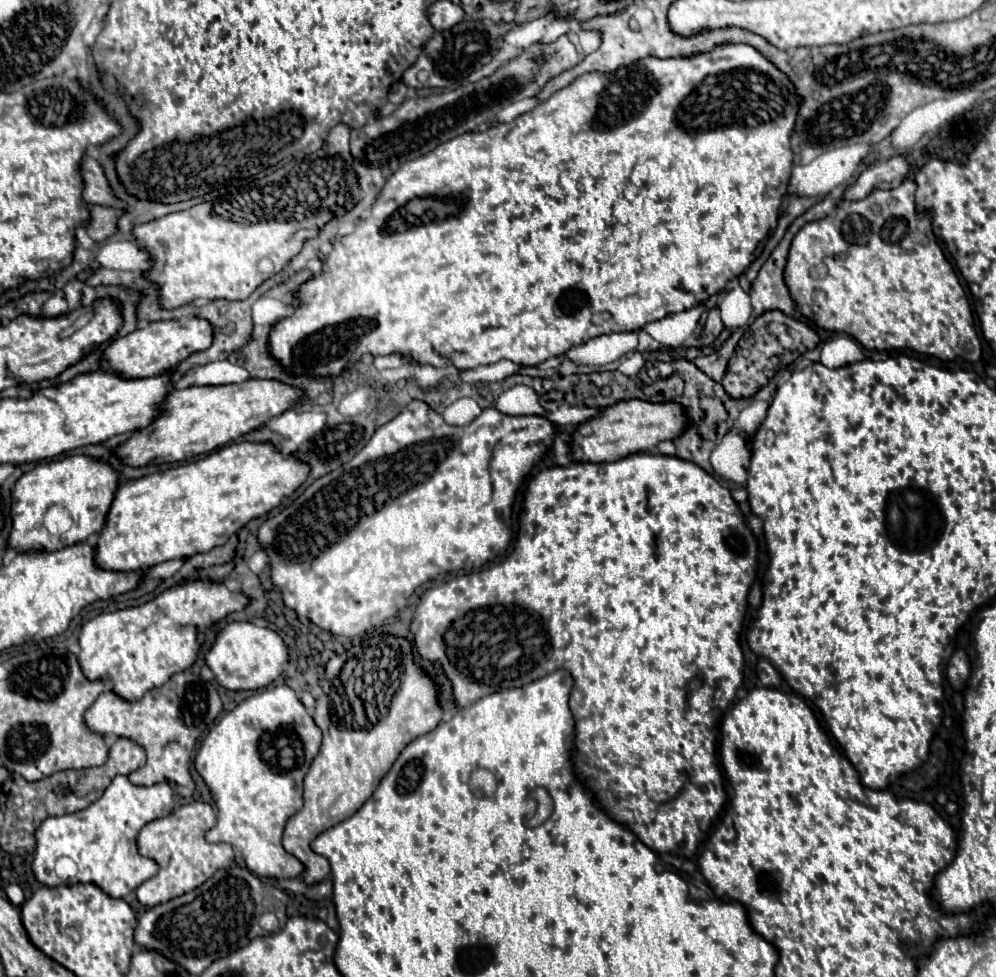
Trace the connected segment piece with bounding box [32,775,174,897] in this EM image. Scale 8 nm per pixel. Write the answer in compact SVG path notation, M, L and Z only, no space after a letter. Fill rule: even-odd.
M116 775L106 787L104 795L90 807L78 813L48 817L36 831L36 853L32 871L42 885L56 887L62 879L54 873L58 857L66 855L78 865L76 883L96 883L110 897L126 897L140 883L158 873L156 861L138 853L136 837L140 829L160 817L172 813L174 791L168 783L156 783L150 787L138 787L128 781L126 775Z

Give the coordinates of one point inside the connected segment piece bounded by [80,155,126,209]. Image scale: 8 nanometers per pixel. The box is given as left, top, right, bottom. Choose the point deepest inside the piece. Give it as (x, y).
(96, 190)

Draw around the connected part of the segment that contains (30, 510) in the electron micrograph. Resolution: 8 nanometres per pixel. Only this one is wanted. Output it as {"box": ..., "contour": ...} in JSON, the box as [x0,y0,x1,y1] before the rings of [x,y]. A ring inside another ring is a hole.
{"box":[8,455,118,553],"contour":[[[74,455],[62,461],[36,465],[32,471],[24,473],[10,491],[12,529],[8,535],[8,549],[16,549],[22,553],[58,551],[62,547],[82,543],[90,535],[100,533],[110,503],[114,499],[116,487],[118,487],[118,473],[110,465],[90,459],[86,455]],[[54,505],[64,507],[74,519],[74,525],[62,535],[52,535],[46,527],[42,527],[44,513]]]}

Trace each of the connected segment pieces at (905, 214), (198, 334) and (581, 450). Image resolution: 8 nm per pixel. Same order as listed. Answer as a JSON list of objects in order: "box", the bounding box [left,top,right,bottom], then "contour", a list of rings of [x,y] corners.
[{"box":[784,181,980,361],"contour":[[[904,181],[900,187],[890,189],[890,191],[872,191],[866,199],[862,201],[844,201],[840,203],[836,209],[832,209],[832,213],[820,221],[812,221],[808,225],[804,225],[792,239],[790,243],[790,251],[788,251],[788,263],[784,267],[784,283],[788,285],[790,297],[794,301],[794,305],[800,309],[800,313],[806,319],[812,319],[818,327],[828,329],[828,331],[840,331],[846,335],[852,335],[864,349],[912,349],[918,353],[926,353],[938,359],[956,359],[962,357],[966,361],[978,361],[980,359],[980,339],[974,331],[974,319],[972,319],[972,311],[968,305],[968,299],[964,295],[964,289],[954,273],[954,267],[950,265],[950,261],[944,257],[940,245],[936,243],[936,237],[932,233],[932,213],[924,213],[924,215],[916,215],[914,209],[914,191],[916,191],[916,183],[914,181]]]},{"box":[100,317,212,379],"contour":[[[182,317],[172,321],[148,323],[144,329],[136,329],[126,337],[114,339],[100,357],[100,367],[118,373],[122,379],[144,379],[156,377],[184,361],[188,355],[208,349],[212,343],[212,325],[200,317]]]},{"box":[572,399,688,463],"contour":[[[642,399],[620,401],[612,407],[606,407],[598,417],[580,425],[572,437],[572,455],[578,461],[604,463],[618,461],[634,453],[652,451],[660,441],[678,439],[688,425],[686,407],[674,401],[668,403],[650,403]]]}]

